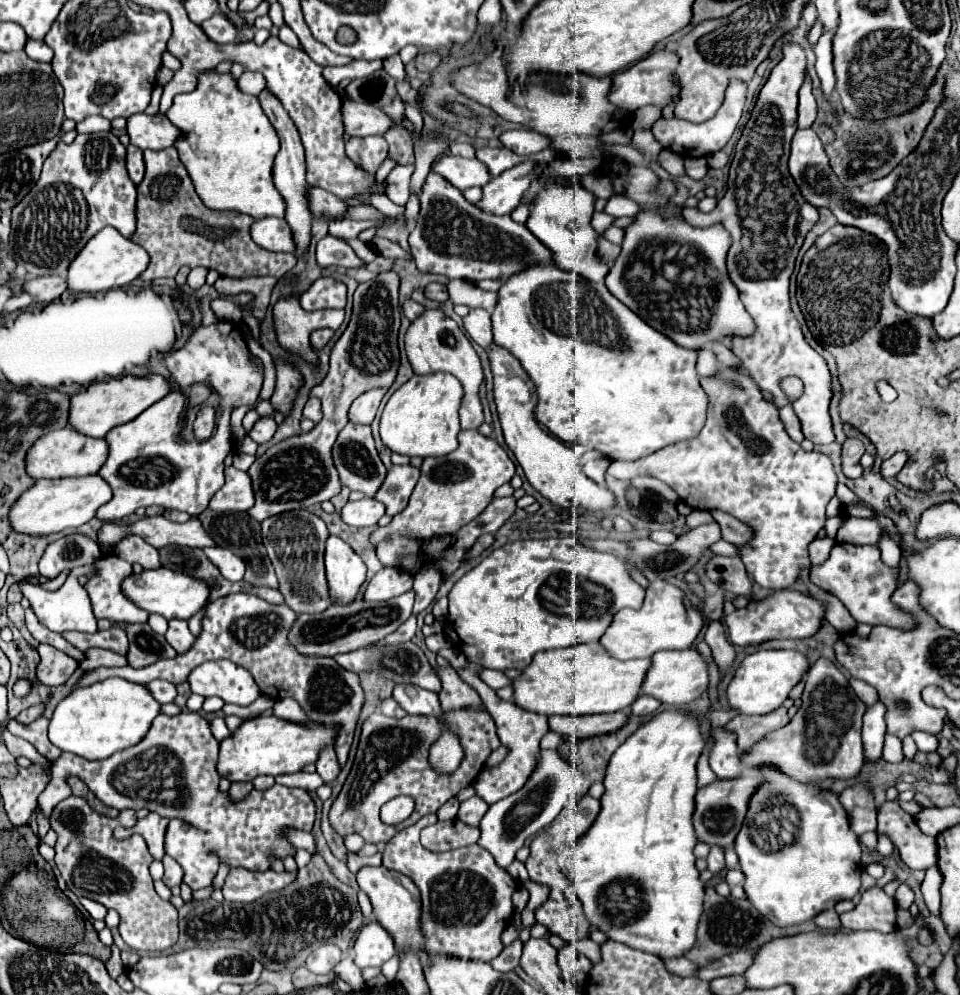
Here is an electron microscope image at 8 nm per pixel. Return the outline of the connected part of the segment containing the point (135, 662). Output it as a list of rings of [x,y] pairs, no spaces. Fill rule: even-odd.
[[[101,618],[97,622],[101,630],[109,628],[123,628],[129,638],[129,654],[127,660],[133,668],[145,668],[151,666],[163,658],[175,658],[177,652],[173,646],[165,640],[165,636],[155,634],[149,624],[125,624],[125,622],[107,622],[107,618]]]

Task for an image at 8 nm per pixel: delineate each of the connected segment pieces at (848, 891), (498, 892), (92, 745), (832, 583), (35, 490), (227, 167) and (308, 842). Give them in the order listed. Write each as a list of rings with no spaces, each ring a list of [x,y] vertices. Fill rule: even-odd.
[[[761,768],[759,770],[763,776],[765,776],[765,784],[759,786],[759,794],[755,794],[751,798],[751,804],[749,804],[749,812],[745,816],[745,822],[743,822],[743,828],[741,832],[737,834],[737,840],[735,840],[735,852],[739,856],[739,864],[741,864],[741,870],[745,874],[745,894],[747,894],[747,900],[755,906],[755,910],[763,910],[765,914],[771,914],[771,920],[779,926],[779,928],[787,928],[787,926],[795,926],[795,924],[803,924],[803,922],[809,922],[815,918],[815,914],[821,914],[823,910],[827,908],[835,908],[837,902],[841,900],[851,900],[861,886],[861,868],[857,868],[862,858],[862,848],[857,836],[849,830],[849,820],[847,820],[847,814],[843,810],[843,806],[839,804],[839,798],[833,794],[833,792],[823,792],[815,786],[807,786],[807,784],[801,784],[801,782],[795,782],[791,778],[787,778],[785,774],[777,772],[775,768]]]
[[[423,816],[415,826],[409,826],[391,838],[383,850],[383,866],[409,876],[419,886],[423,900],[421,928],[427,936],[427,950],[489,962],[503,950],[499,936],[513,916],[511,894],[515,892],[517,882],[499,868],[491,854],[479,848],[479,844],[449,852],[431,852],[423,848],[419,832],[433,822],[435,816]]]
[[[107,678],[87,688],[73,690],[63,698],[49,722],[49,740],[71,754],[87,760],[109,758],[113,752],[135,746],[149,730],[153,718],[159,714],[159,702],[141,684],[123,678]]]
[[[835,544],[831,550],[831,556],[827,558],[825,564],[811,568],[809,580],[835,594],[839,600],[843,600],[845,608],[851,612],[851,616],[859,624],[889,624],[895,628],[909,628],[911,618],[903,614],[897,606],[891,602],[891,594],[897,588],[897,568],[887,568],[881,558],[879,558],[879,548],[877,546],[853,546],[853,544]]]
[[[79,476],[79,478],[57,478],[57,480],[37,480],[35,486],[27,488],[19,500],[11,504],[9,524],[11,530],[27,534],[33,538],[43,538],[67,528],[79,528],[89,522],[97,508],[111,500],[111,488],[101,476]]]
[[[207,70],[207,74],[199,74],[197,88],[189,94],[177,94],[165,116],[181,130],[173,146],[205,206],[237,210],[253,218],[283,218],[283,210],[287,208],[271,178],[279,138],[263,114],[259,98],[243,94],[231,72],[219,74],[217,70]]]
[[[283,828],[281,830],[281,836],[293,846],[293,848],[305,848],[309,850],[311,854],[315,854],[315,840],[309,832],[303,832],[303,830],[297,830],[297,828]]]

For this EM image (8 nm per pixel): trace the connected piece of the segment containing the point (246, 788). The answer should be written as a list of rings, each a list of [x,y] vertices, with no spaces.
[[[239,782],[239,784],[233,784],[227,794],[229,794],[229,798],[233,802],[239,802],[239,800],[247,798],[247,794],[251,794],[251,790],[253,790],[253,784],[251,782]]]

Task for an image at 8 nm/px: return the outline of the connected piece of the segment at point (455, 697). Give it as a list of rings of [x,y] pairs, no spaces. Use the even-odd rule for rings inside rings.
[[[439,668],[439,676],[443,682],[443,688],[439,692],[439,700],[441,700],[441,708],[445,712],[451,710],[463,710],[463,708],[471,708],[471,710],[479,710],[479,706],[483,706],[479,694],[465,684],[453,668]]]

